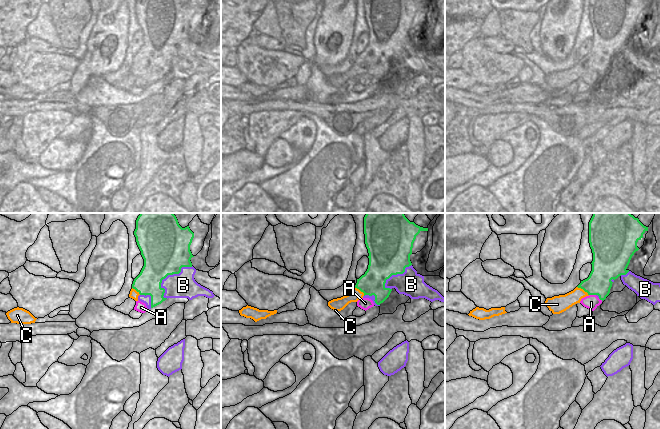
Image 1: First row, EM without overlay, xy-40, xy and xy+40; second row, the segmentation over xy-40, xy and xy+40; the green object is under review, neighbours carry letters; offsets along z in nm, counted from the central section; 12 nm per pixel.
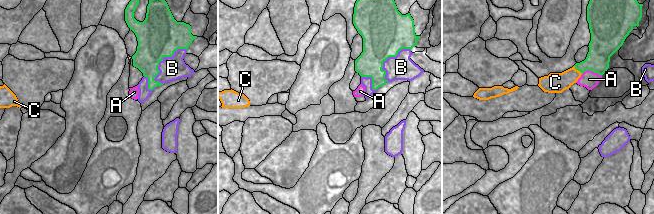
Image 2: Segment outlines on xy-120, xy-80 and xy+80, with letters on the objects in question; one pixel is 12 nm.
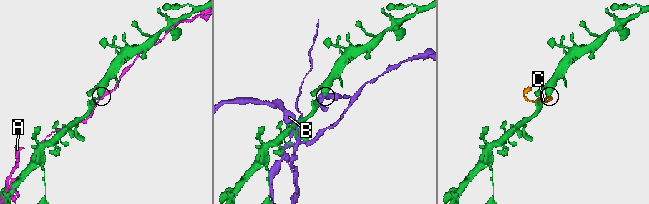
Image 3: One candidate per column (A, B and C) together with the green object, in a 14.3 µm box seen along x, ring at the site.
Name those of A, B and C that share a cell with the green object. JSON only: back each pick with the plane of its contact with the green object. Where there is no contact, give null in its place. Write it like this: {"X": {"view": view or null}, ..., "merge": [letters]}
{"merge": []}

